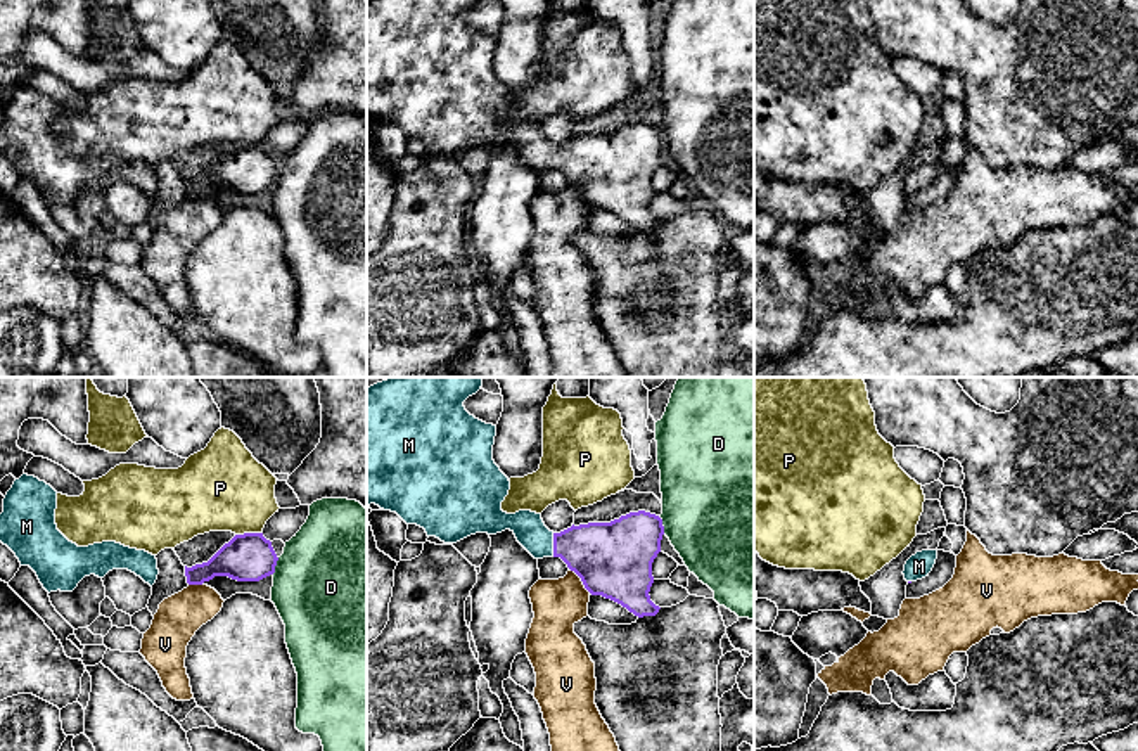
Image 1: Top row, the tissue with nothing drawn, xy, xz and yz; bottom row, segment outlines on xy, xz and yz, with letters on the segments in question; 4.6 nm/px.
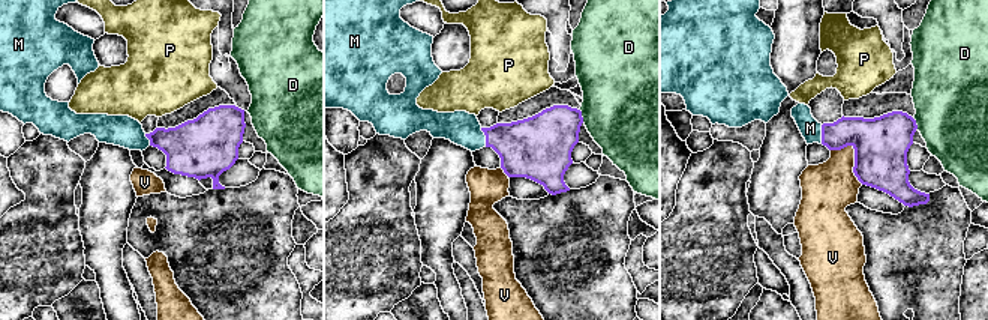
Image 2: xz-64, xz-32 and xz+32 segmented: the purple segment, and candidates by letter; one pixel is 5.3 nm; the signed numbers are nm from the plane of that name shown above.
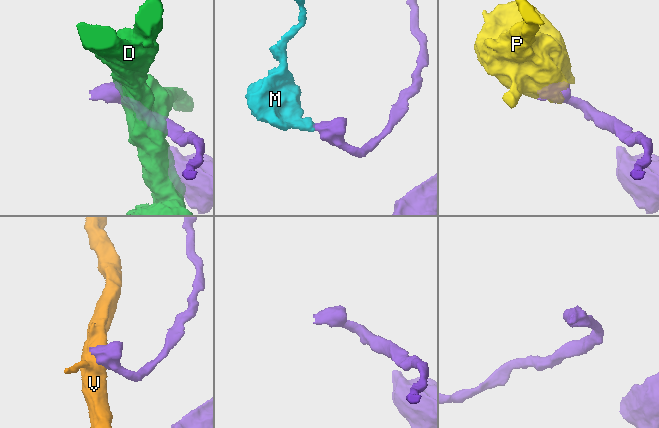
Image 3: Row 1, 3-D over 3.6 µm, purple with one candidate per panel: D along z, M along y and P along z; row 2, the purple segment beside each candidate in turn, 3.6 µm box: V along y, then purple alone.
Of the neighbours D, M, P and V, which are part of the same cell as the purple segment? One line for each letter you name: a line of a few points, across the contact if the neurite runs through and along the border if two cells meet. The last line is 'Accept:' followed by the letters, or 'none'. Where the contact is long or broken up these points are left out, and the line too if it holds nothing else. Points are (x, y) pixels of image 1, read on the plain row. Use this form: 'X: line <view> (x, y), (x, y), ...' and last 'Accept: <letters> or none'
M: line xz (606, 168), (578, 158), (554, 156), (543, 156), (530, 142)
Accept: M

